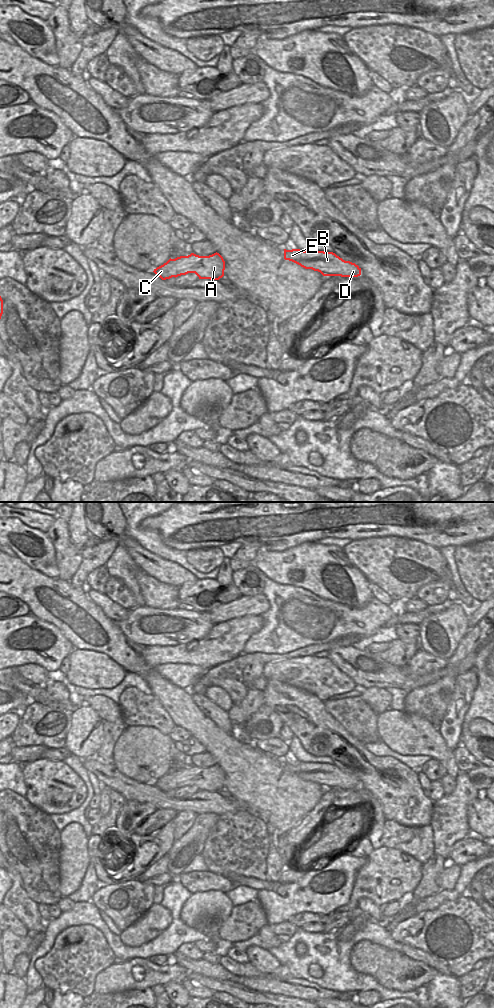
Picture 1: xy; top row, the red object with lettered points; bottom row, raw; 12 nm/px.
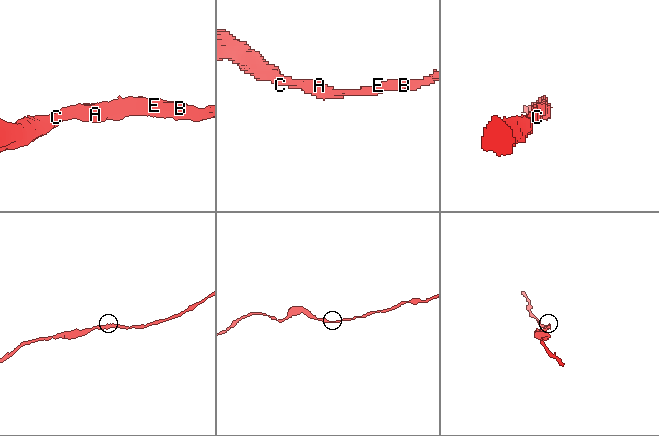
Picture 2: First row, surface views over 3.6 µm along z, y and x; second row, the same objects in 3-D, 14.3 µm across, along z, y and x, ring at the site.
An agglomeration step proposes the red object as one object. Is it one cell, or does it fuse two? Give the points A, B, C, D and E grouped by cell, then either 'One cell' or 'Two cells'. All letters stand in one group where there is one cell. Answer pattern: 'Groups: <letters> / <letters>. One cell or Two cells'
Groups: A B C D E. One cell.

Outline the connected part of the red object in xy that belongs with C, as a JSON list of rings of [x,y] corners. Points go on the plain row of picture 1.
[[[191,765],[169,771],[163,777],[154,781],[154,785],[162,792],[195,785],[199,791],[219,792],[224,788],[225,773],[219,765],[209,768],[199,768]]]

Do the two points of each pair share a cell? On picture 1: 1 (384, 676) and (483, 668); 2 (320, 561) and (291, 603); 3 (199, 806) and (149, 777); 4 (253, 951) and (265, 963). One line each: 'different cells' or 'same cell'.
1: different cells
2: different cells
3: different cells
4: same cell

